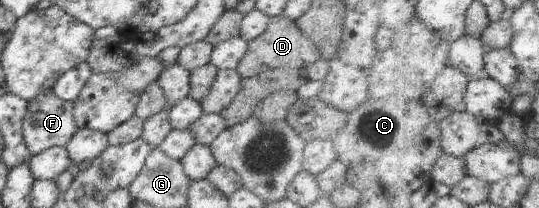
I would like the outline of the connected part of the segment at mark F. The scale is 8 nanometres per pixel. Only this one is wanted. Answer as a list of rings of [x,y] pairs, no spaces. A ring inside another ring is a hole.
[[[46,90],[34,96],[34,99],[28,100],[27,105],[24,119],[22,119],[22,137],[31,155],[34,156],[54,146],[65,147],[77,130],[72,113],[74,102],[62,101],[54,91]]]

